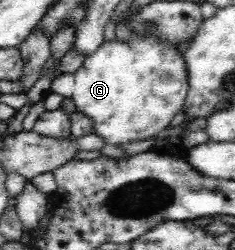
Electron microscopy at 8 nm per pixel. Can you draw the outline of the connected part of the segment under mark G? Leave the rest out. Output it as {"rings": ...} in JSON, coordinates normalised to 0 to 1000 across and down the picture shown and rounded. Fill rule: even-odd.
{"rings":[[[562,144],[545,168],[438,164],[383,224],[366,224],[353,260],[311,300],[311,364],[294,392],[323,420],[323,440],[370,460],[396,488],[396,532],[468,576],[528,568],[604,568],[723,500],[732,472],[779,436],[804,360],[800,260],[766,224],[740,168],[672,176],[664,160]]]}

